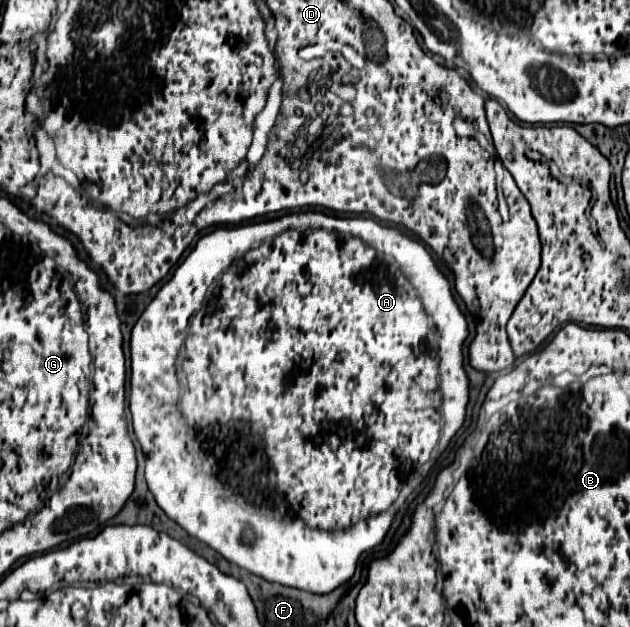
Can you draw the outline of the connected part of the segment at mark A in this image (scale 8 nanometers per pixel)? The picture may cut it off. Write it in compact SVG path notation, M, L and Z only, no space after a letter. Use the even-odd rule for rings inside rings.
M301 211L298 212L298 215L284 215L284 217L280 217L280 219L272 219L268 221L256 222L256 223L246 223L240 224L238 226L219 226L216 228L216 231L212 231L210 235L204 235L204 237L200 237L200 241L196 243L196 247L190 251L190 255L178 265L178 269L174 271L174 275L172 275L172 279L168 281L168 283L164 283L162 285L162 289L158 291L158 295L154 297L154 301L146 307L146 311L140 315L140 319L136 321L136 325L134 325L134 329L132 329L132 339L130 339L130 413L132 413L132 425L134 425L134 433L136 433L136 439L138 439L138 443L140 443L140 447L142 447L142 451L144 451L144 457L146 457L146 481L148 481L148 487L150 487L150 491L152 491L152 495L154 495L154 499L156 499L156 503L164 509L164 513L172 519L172 521L176 521L188 535L192 535L192 537L196 537L198 541L202 541L202 543L206 543L208 547L212 547L214 551L218 551L224 559L228 559L230 563L236 563L238 567L242 567L242 569L246 569L246 571L250 571L250 573L254 573L254 575L258 575L258 577L262 577L262 579L266 579L266 581L274 581L274 583L282 583L282 585L290 585L290 587L298 587L298 589L304 589L304 591L310 591L310 593L330 593L332 589L336 589L338 585L342 585L342 583L346 583L352 575L354 575L354 569L356 569L356 561L358 561L358 557L360 557L360 553L364 553L364 551L368 551L368 549L372 549L372 547L376 547L382 539L384 539L384 535L386 535L386 531L388 531L388 527L390 527L390 523L392 523L392 517L394 517L394 513L390 513L390 511L386 511L394 501L396 501L396 497L400 495L400 491L402 491L402 487L404 487L404 483L406 483L406 479L412 475L412 471L414 471L414 465L422 465L422 463L426 463L428 459L430 459L430 453L432 453L432 449L434 447L438 447L438 449L444 449L446 445L448 446L450 440L452 439L452 435L460 429L460 425L462 425L462 421L464 421L464 411L466 411L466 399L468 399L468 377L466 377L466 373L464 373L464 365L462 365L462 343L464 343L464 339L468 337L468 323L466 323L466 317L462 315L462 311L458 309L458 305L456 305L456 301L454 301L454 297L452 297L452 293L450 293L450 285L448 285L448 279L444 277L444 273L438 269L438 265L436 265L436 261L432 259L432 255L428 253L428 249L420 243L420 241L416 241L416 239L412 239L412 237L408 237L408 235L404 235L400 229L388 229L388 227L380 227L376 220L374 219L366 219L362 216L359 217L334 217L332 215L325 215L321 212L313 212L313 211ZM422 303L426 303L426 311L430 311L430 319L434 319L434 327L438 327L438 339L436 339L436 335L434 335L434 329L430 327L430 323L428 323L428 315L426 315L426 311L424 311L424 305Z

